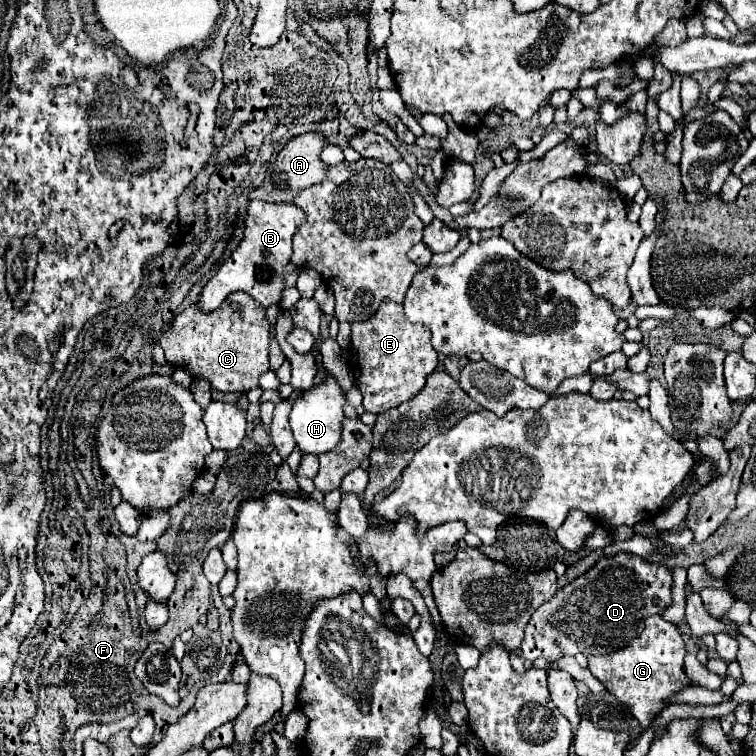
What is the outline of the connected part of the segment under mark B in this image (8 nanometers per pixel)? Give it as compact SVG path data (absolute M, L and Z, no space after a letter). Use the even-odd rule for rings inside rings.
M252 200L248 204L244 218L244 236L238 248L230 254L230 258L216 270L216 274L202 288L198 308L204 312L212 312L224 302L228 294L238 290L248 292L264 308L272 304L280 304L284 290L282 276L292 254L292 234L298 230L302 222L304 222L304 212L294 204L270 204L270 202Z

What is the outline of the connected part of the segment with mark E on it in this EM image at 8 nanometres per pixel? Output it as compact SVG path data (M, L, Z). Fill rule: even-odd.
M384 300L368 322L352 324L348 364L354 374L354 386L362 392L364 410L380 414L400 406L422 390L428 374L438 366L438 352L434 350L430 330L424 324L410 322L400 304Z

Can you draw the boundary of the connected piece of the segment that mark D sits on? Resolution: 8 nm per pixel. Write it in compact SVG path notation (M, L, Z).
M618 552L600 558L590 572L560 588L532 614L520 644L522 658L534 662L536 658L558 660L578 652L584 656L612 654L644 630L646 616L662 614L672 604L670 584L672 572L666 566L644 562L636 554Z

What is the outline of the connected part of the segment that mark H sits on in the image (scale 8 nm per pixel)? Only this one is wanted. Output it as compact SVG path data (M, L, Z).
M328 374L326 382L320 386L314 386L314 390L302 394L294 402L294 408L290 412L290 426L294 432L296 446L300 448L302 454L314 454L320 456L328 450L334 450L336 444L340 442L340 432L342 432L342 408L346 406L346 394L338 386L338 382Z

